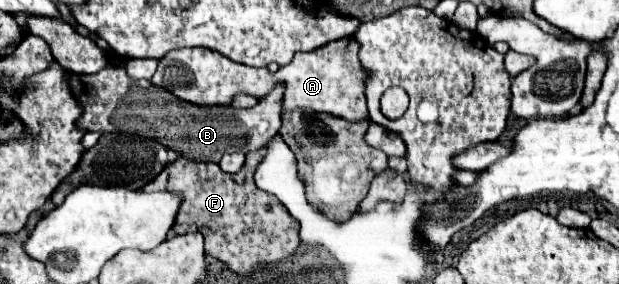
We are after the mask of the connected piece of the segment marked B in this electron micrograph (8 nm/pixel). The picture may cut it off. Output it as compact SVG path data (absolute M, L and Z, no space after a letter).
M108 64L98 74L70 74L70 88L76 96L76 100L84 106L84 114L78 120L80 128L86 130L98 130L98 132L132 132L142 134L148 138L154 138L162 142L166 148L176 150L180 156L192 160L192 162L220 162L222 154L230 152L252 152L264 148L270 138L274 138L280 130L280 112L282 112L282 96L284 86L276 86L268 96L258 100L252 108L234 108L234 106L196 106L190 102L184 102L176 98L172 92L154 86L150 80L132 80L124 74L124 68Z

